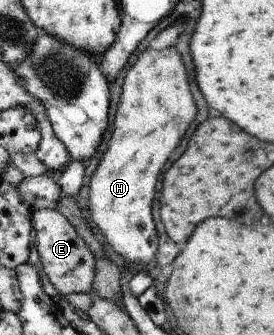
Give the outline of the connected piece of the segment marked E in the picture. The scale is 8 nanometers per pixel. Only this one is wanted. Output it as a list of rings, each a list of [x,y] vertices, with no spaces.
[[[36,209],[33,224],[37,233],[34,249],[38,251],[46,277],[52,282],[56,291],[64,296],[72,295],[74,292],[91,293],[96,279],[94,269],[96,261],[89,245],[86,245],[84,239],[78,235],[69,218],[58,210]]]

